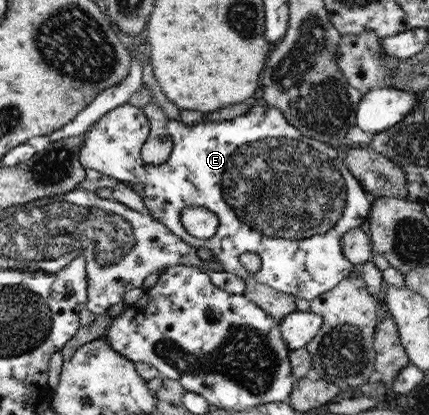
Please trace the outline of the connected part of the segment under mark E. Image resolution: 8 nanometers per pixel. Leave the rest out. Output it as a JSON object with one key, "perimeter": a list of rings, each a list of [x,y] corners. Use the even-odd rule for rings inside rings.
{"perimeter":[[[253,101],[246,115],[230,121],[206,121],[190,127],[181,121],[169,120],[167,129],[173,140],[169,159],[159,165],[145,163],[140,151],[149,137],[150,122],[141,108],[121,105],[105,113],[85,134],[79,150],[80,164],[85,169],[95,169],[125,185],[129,184],[145,203],[153,219],[161,221],[185,243],[207,249],[226,272],[242,278],[249,277],[250,273],[239,261],[239,256],[246,251],[255,251],[261,257],[260,269],[252,273],[255,281],[307,300],[319,297],[349,277],[354,266],[348,264],[343,255],[342,239],[349,229],[366,227],[373,197],[347,169],[342,149],[305,137],[288,123],[279,109],[262,107]],[[187,206],[207,208],[217,214],[220,227],[217,227],[213,237],[197,239],[185,231],[181,210]]]}

